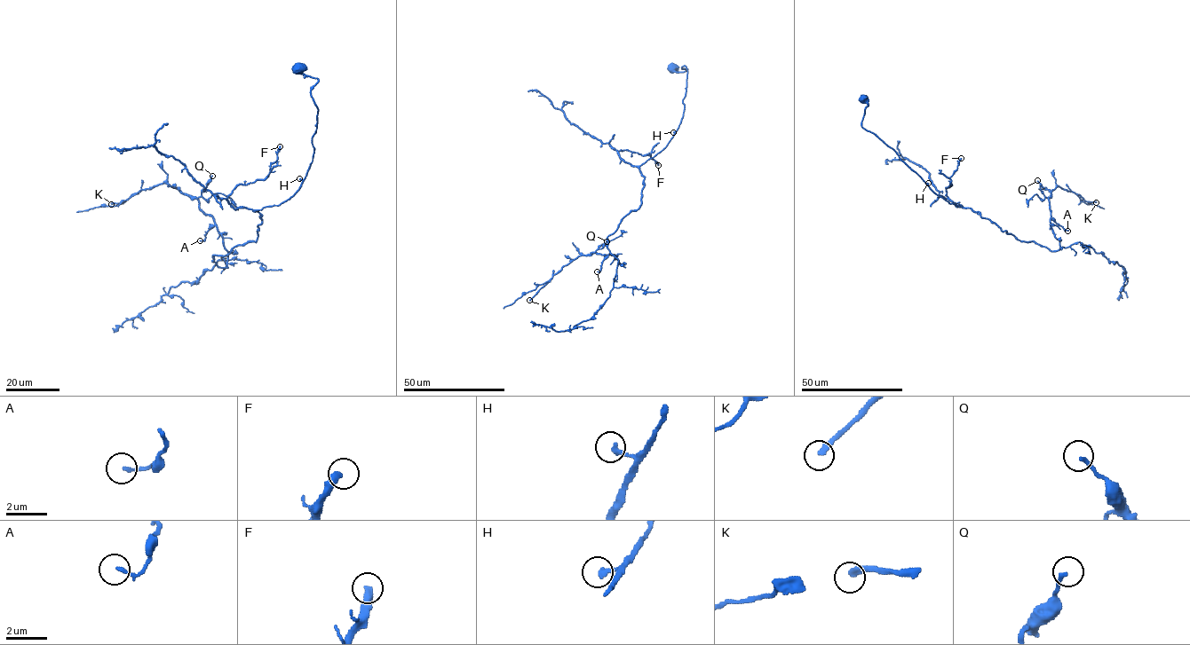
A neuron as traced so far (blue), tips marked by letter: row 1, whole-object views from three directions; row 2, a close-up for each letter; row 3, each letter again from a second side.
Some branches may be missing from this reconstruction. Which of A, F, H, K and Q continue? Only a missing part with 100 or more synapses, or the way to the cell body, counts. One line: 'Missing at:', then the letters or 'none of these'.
Missing at: K

